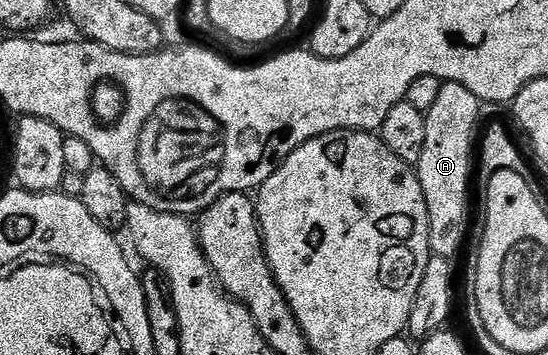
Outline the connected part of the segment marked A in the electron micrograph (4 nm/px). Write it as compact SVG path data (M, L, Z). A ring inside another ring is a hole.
M443 83L432 110L426 113L428 131L424 134L424 154L416 165L418 181L428 206L428 238L435 256L454 258L470 228L470 159L476 152L474 131L478 128L480 101L472 90L459 84Z

